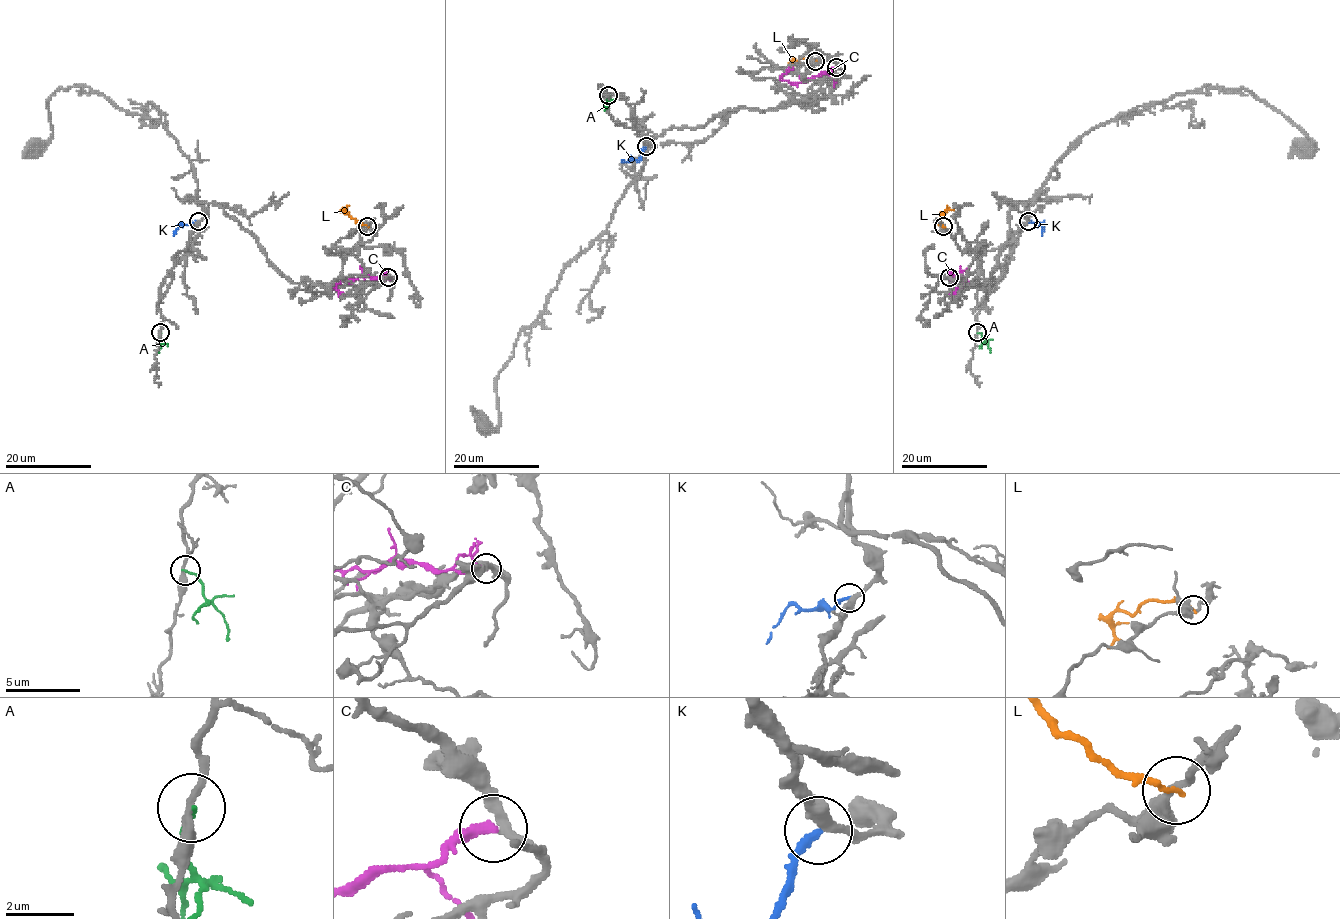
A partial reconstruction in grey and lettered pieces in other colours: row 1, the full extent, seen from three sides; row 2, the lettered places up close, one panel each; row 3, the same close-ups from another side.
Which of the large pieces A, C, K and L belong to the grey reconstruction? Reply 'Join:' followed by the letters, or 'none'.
Join: K

